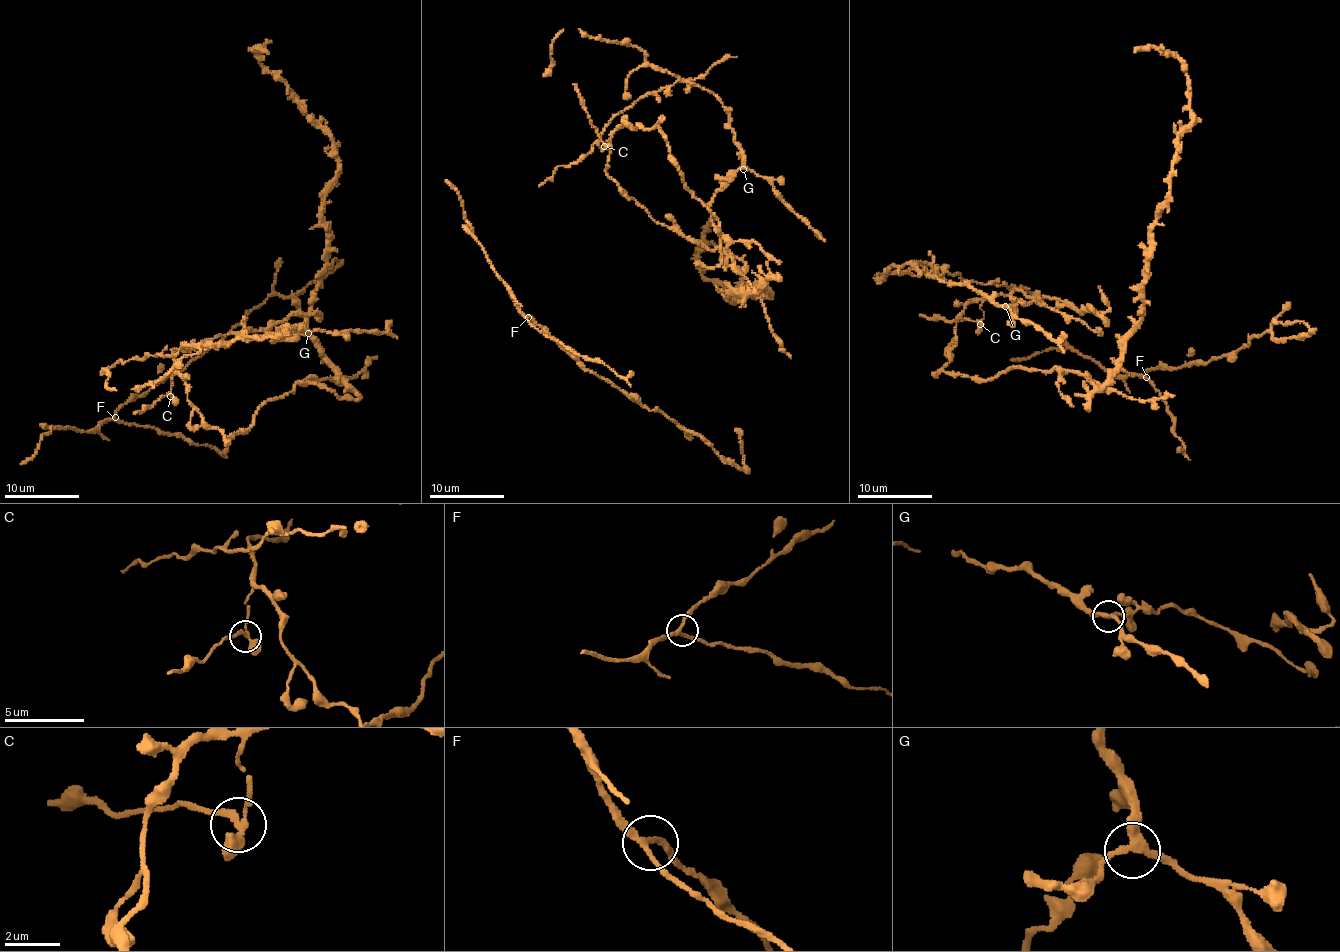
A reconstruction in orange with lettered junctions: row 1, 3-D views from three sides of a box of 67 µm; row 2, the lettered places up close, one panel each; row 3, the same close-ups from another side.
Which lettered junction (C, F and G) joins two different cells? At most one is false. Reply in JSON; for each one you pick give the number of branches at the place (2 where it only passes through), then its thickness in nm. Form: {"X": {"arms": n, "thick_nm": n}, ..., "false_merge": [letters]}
{"C": {"arms": 3, "thick_nm": 260}, "false_merge": ["C"]}

